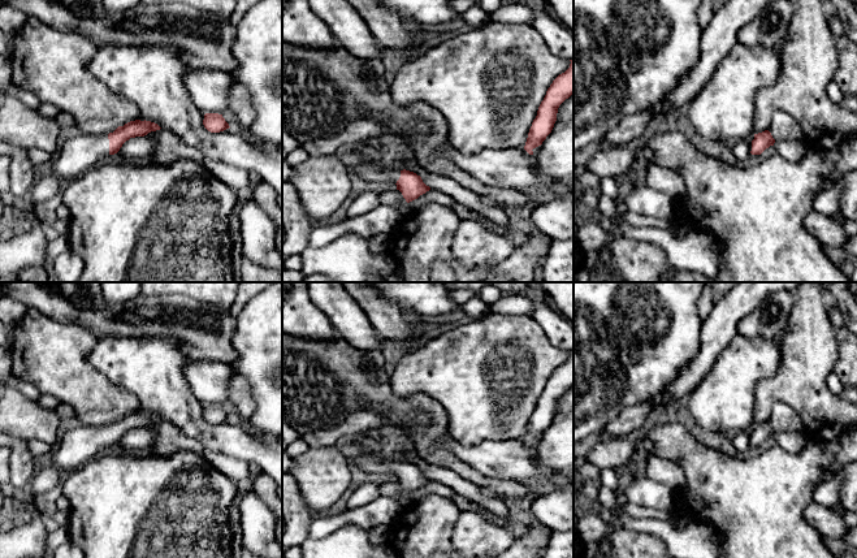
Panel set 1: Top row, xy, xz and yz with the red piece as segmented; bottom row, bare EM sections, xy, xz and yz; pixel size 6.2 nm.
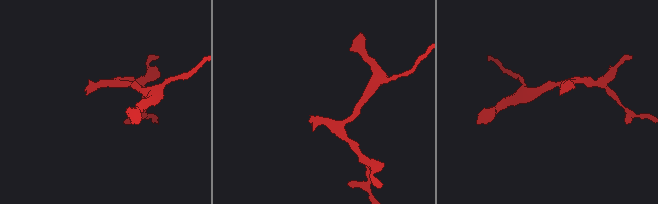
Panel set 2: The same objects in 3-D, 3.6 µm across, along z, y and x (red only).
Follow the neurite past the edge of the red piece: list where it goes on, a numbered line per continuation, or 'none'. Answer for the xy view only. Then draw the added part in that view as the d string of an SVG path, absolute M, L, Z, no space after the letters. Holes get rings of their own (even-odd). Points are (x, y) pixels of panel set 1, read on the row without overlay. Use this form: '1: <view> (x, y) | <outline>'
1: xy (78, 445) | M108 425L78 427L65 433L52 447L48 462L60 468L73 470L109 447Z

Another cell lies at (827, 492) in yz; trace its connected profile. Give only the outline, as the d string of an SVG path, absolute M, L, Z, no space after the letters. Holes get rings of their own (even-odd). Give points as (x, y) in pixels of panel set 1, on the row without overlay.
M835 471L832 475L822 479L813 489L811 499L821 503L824 507L835 511L843 509L840 498L843 477L840 471Z

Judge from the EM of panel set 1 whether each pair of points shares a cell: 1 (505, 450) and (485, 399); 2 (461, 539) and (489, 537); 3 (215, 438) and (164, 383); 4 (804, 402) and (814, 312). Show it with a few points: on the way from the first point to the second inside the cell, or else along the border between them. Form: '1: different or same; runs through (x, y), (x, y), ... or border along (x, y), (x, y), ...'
1: different; border along (523, 438), (483, 440), (471, 445)
2: same; runs through (467, 539), (483, 537)
3: same; runs through (200, 427), (171, 397)
4: same; runs through (804, 380), (804, 366), (809, 354), (809, 334)

